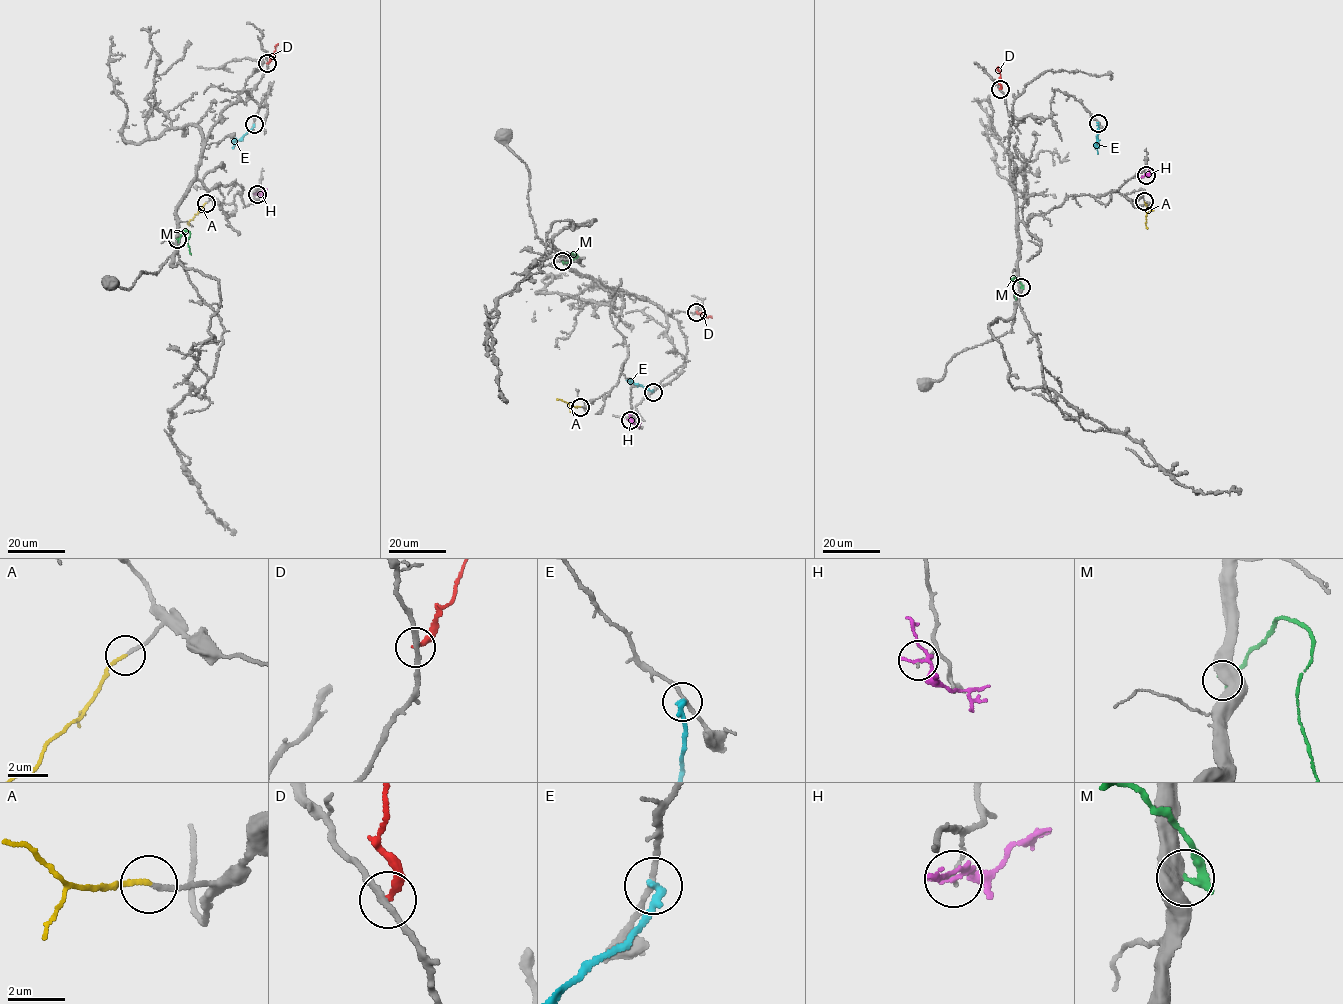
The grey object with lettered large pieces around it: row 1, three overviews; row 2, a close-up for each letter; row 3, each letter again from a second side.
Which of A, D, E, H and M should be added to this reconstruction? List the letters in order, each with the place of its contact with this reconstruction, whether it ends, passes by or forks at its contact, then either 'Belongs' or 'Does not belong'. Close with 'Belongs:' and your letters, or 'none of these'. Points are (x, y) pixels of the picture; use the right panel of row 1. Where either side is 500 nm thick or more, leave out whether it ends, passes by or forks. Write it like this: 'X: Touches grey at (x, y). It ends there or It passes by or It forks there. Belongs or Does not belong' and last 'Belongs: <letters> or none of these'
A: Touches grey at (1144, 201). It ends there. Belongs
D: Touches grey at (1000, 89). It ends there. Does not belong
E: Touches grey at (1098, 123). It ends there. Does not belong
H: Touches grey at (1146, 175). It passes by. Does not belong
M: Touches grey at (1021, 287). Does not belong
Belongs: A

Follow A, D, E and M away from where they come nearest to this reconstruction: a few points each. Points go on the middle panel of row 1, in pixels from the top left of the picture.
A: (580, 407), (557, 400)
D: (697, 312), (712, 318)
E: (653, 391), (627, 379)
M: (562, 261), (567, 262), (577, 256), (572, 252)

